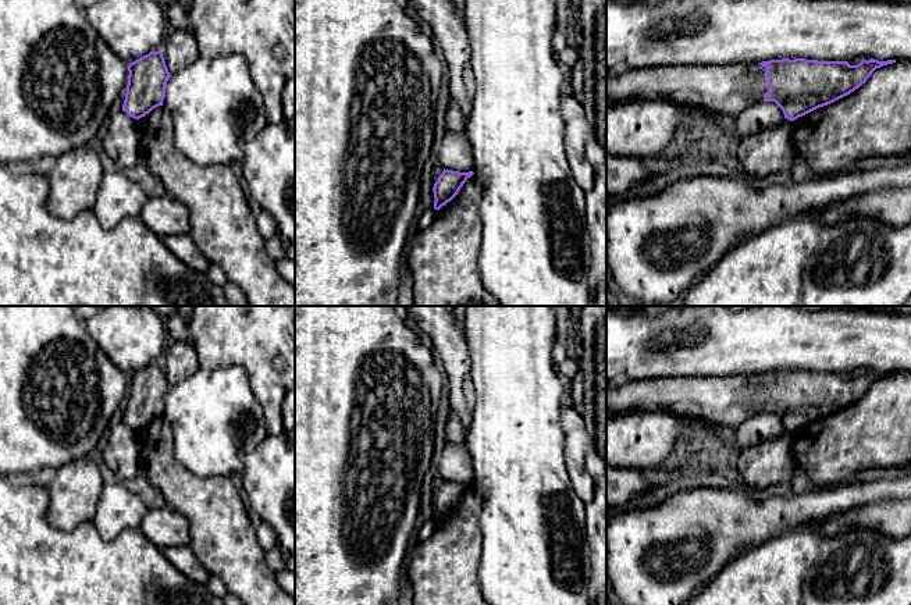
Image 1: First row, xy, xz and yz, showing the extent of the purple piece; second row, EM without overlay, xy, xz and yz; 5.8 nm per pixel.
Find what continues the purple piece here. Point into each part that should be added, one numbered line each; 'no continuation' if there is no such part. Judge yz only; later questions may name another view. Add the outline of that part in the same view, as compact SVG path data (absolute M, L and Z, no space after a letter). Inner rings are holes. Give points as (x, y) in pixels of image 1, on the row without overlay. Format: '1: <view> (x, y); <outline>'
1: yz (728, 401); M737 374L723 377L670 377L670 378L654 378L645 381L630 381L619 388L606 388L606 419L616 414L622 414L629 410L636 410L638 406L651 412L672 412L677 414L694 414L702 416L720 427L737 428L745 419L764 413L764 406L769 402L768 392L765 389L766 378L758 374Z

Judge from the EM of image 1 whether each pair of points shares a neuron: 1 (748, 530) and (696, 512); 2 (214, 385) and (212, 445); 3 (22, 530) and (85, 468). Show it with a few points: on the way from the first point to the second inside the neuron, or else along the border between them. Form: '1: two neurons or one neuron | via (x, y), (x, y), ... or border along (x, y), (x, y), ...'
1: one neuron | via (736, 523), (719, 513), (708, 512)
2: one neuron | via (214, 401), (213, 430)
3: two neurons | border along (46, 487), (49, 495), (46, 520), (66, 531)

